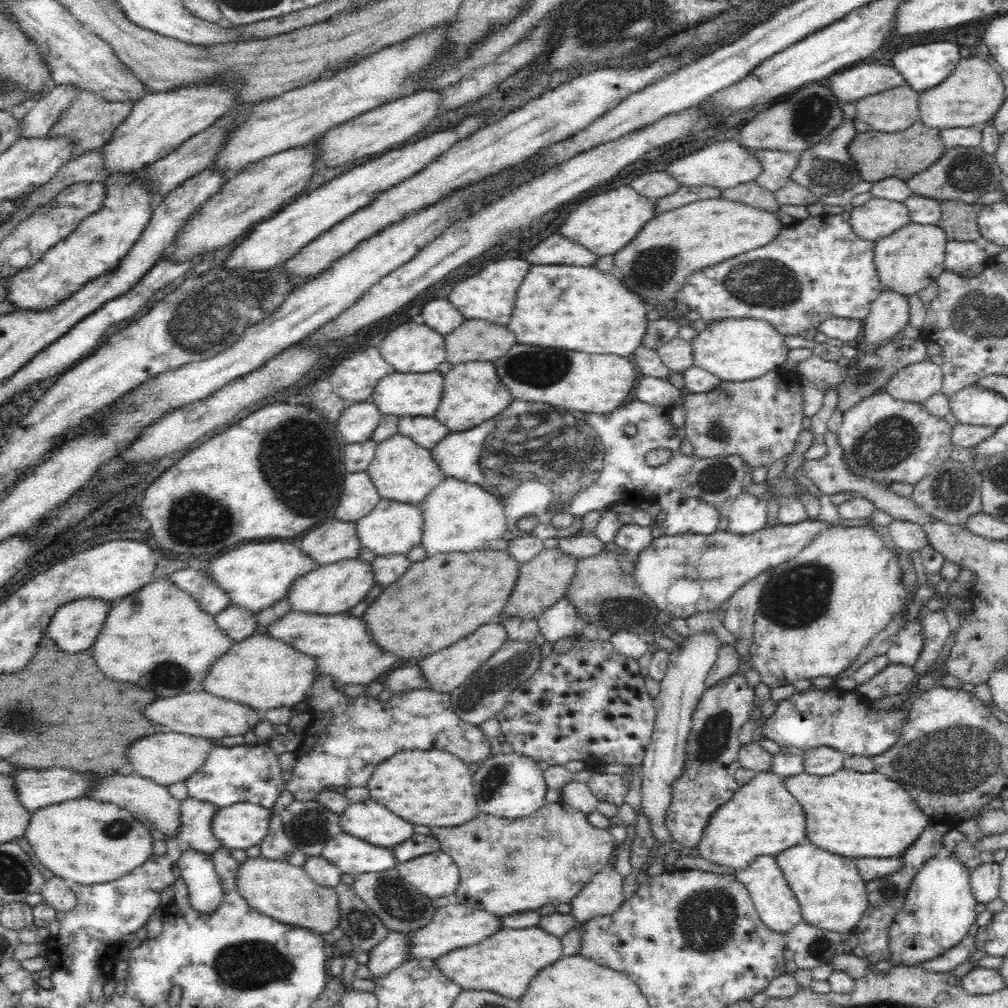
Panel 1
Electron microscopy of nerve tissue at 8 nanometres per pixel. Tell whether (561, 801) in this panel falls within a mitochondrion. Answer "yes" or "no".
no

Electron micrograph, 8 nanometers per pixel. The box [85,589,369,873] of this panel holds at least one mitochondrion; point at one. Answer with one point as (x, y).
(307, 829)

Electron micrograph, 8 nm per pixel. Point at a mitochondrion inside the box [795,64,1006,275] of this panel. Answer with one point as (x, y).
(966, 172)

